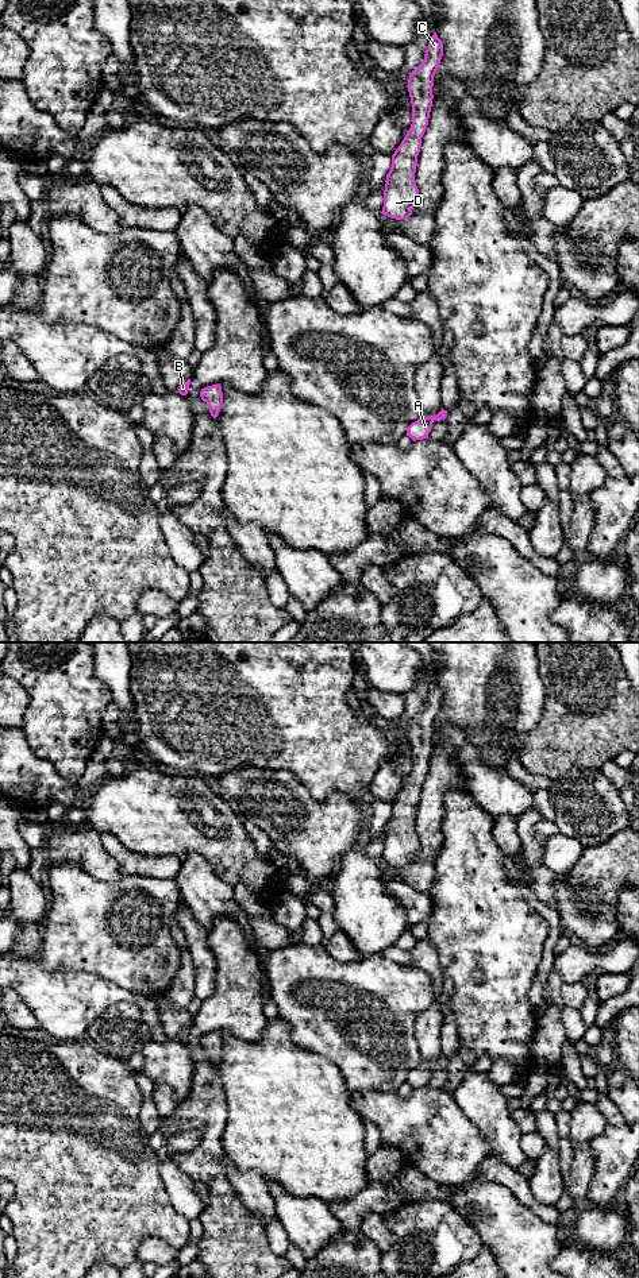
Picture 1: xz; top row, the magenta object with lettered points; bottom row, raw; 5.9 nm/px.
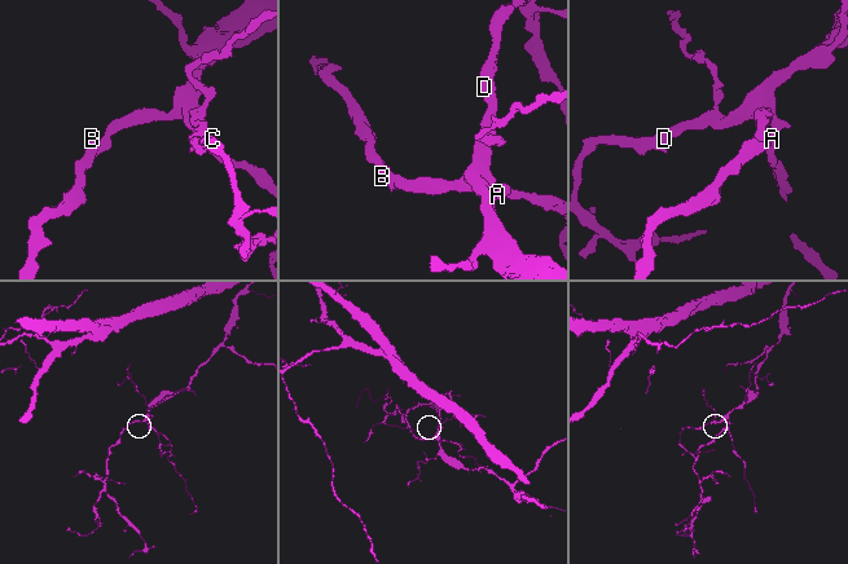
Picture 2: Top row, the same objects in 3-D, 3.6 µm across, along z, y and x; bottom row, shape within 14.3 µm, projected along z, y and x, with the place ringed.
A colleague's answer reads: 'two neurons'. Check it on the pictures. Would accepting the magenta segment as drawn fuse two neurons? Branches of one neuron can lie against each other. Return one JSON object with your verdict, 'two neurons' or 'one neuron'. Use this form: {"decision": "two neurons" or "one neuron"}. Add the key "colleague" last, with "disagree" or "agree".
{"decision": "one neuron", "colleague": "disagree"}

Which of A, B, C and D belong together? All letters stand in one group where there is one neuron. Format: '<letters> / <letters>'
A B C D

